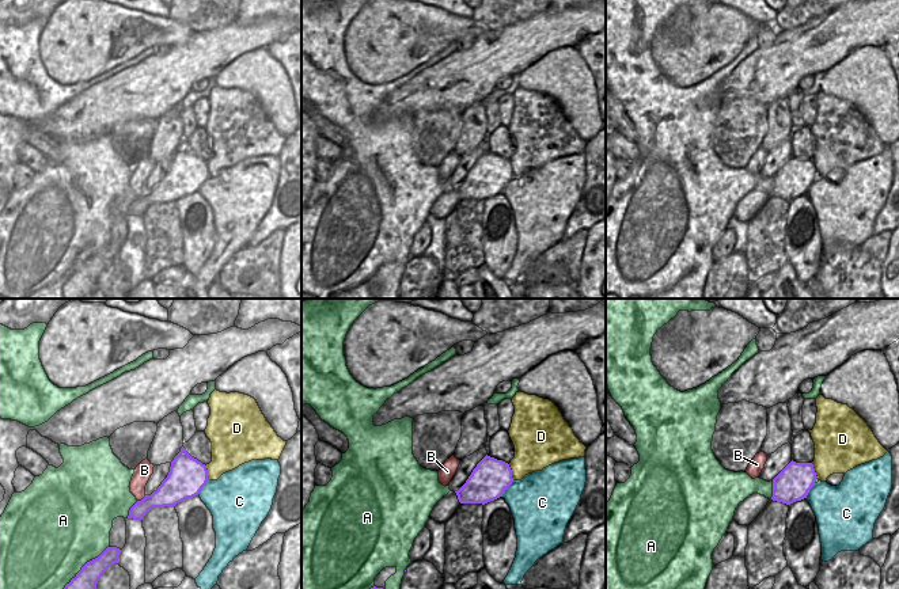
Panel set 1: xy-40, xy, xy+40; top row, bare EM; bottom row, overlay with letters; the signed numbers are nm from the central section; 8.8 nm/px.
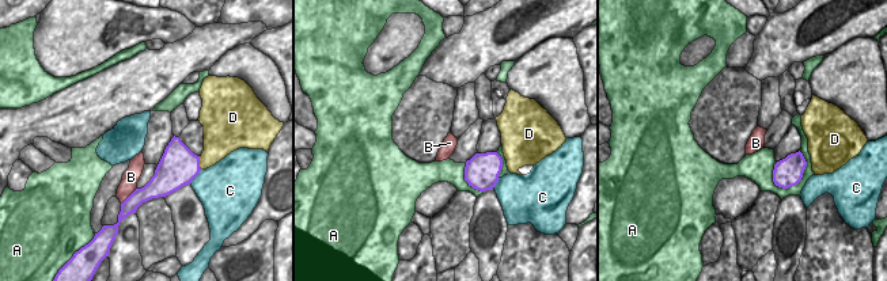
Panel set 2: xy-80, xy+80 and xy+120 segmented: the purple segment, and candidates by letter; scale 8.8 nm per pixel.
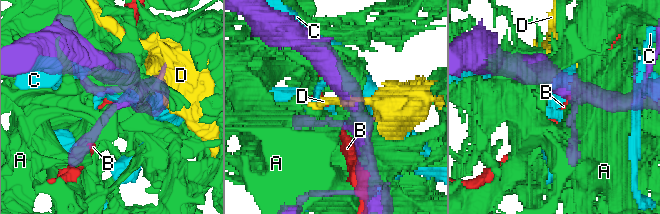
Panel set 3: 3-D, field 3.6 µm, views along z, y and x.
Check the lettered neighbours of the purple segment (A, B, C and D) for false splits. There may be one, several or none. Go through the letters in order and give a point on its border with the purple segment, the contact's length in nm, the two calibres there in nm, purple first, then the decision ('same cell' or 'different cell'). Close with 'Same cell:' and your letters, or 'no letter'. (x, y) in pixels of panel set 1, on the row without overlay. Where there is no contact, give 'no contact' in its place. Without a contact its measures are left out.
A: xy-40 (79, 268) | 650 nm | 220/500 nm | different cell
B: xy-40 (143, 194) | 100 nm | 220/150 nm | different cell
C: xy-40 (203, 182) | 170 nm | 340/380 nm | different cell
D: xy (511, 168) | 150 nm | 340/320 nm | different cell
Same cell: no letter

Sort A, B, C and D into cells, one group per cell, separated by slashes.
A / B / C / D

